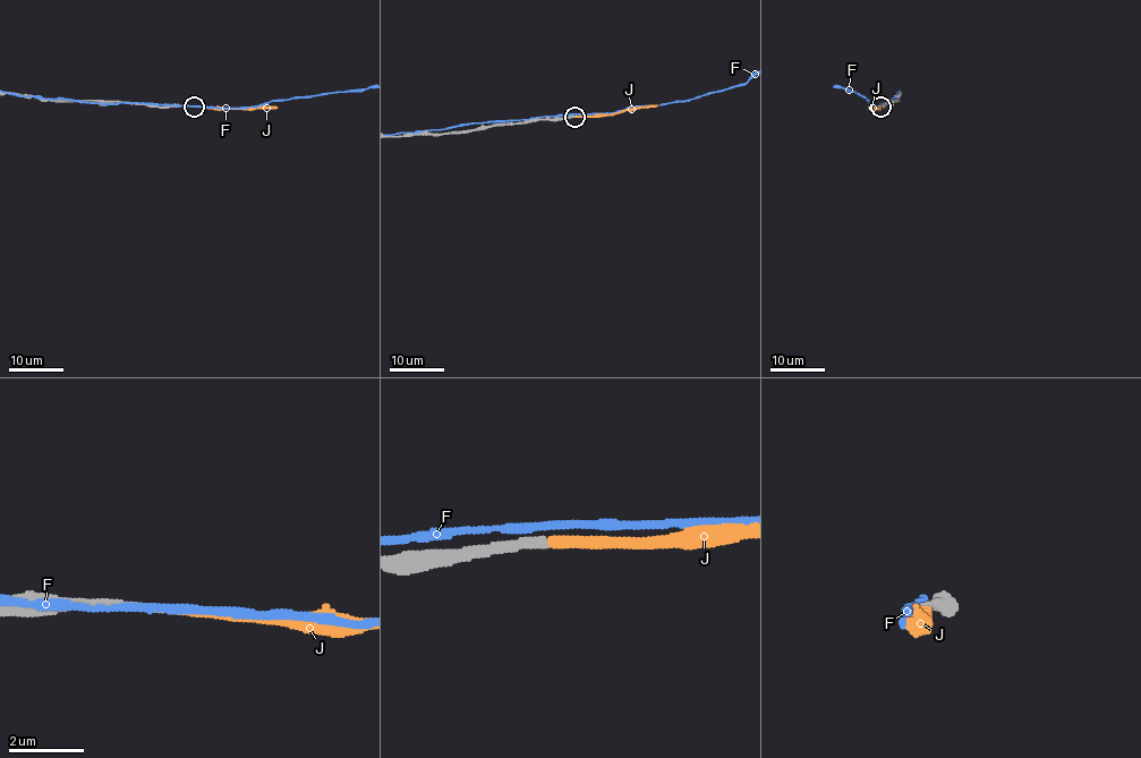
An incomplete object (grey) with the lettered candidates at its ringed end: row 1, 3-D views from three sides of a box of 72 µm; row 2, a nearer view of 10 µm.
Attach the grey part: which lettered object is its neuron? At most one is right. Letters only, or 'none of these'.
J

